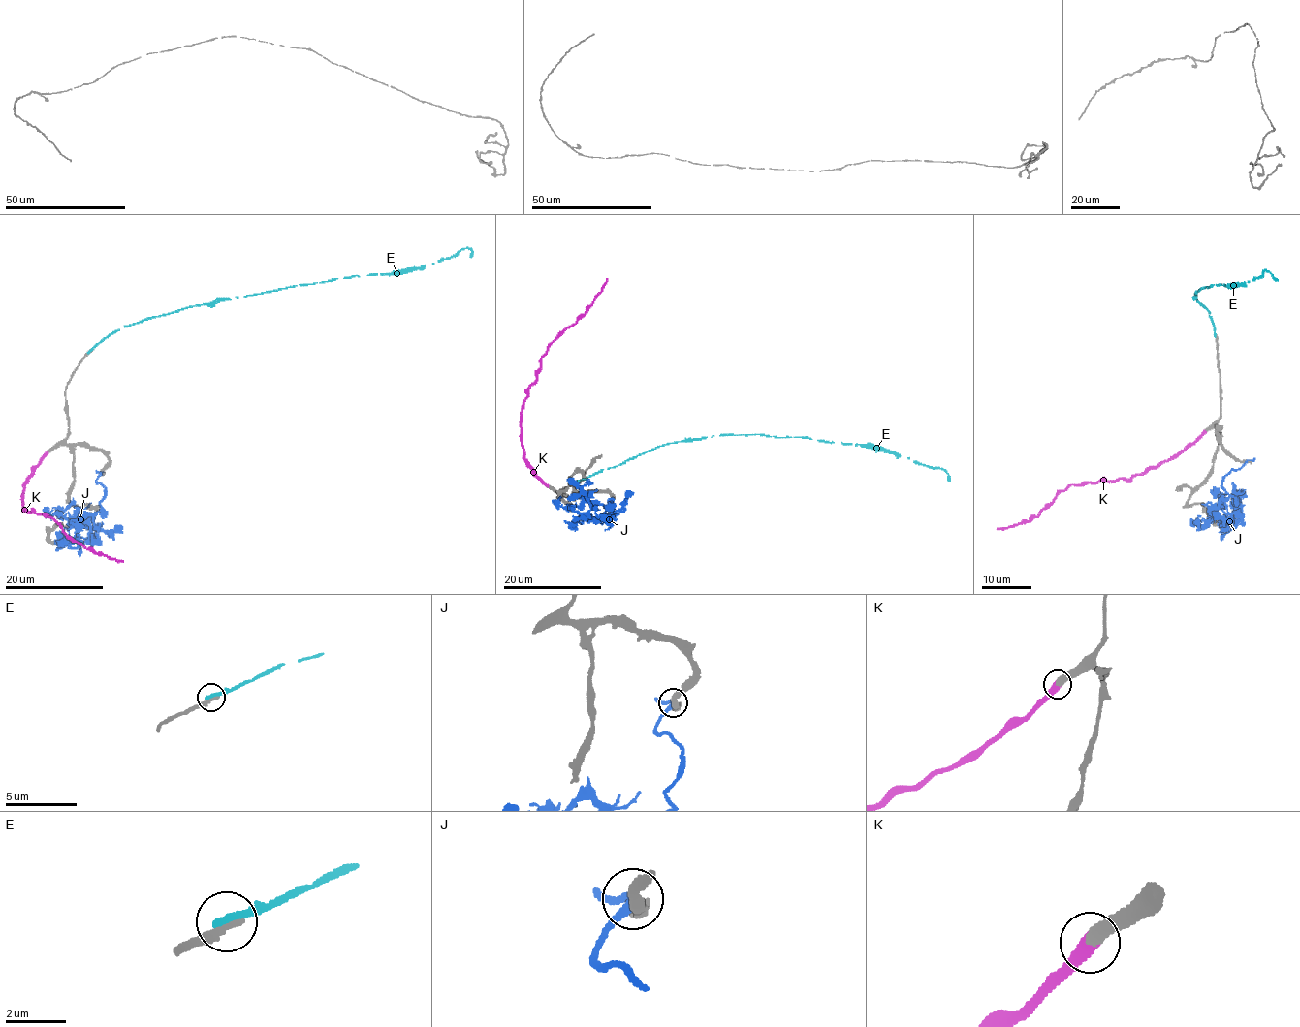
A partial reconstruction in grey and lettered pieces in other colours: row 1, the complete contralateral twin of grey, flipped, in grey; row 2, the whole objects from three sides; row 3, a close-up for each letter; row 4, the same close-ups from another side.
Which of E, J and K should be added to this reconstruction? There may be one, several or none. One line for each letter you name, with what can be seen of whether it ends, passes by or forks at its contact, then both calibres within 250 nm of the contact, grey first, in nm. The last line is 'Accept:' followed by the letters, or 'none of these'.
K: it ends | 440/420 nm
Accept: K

